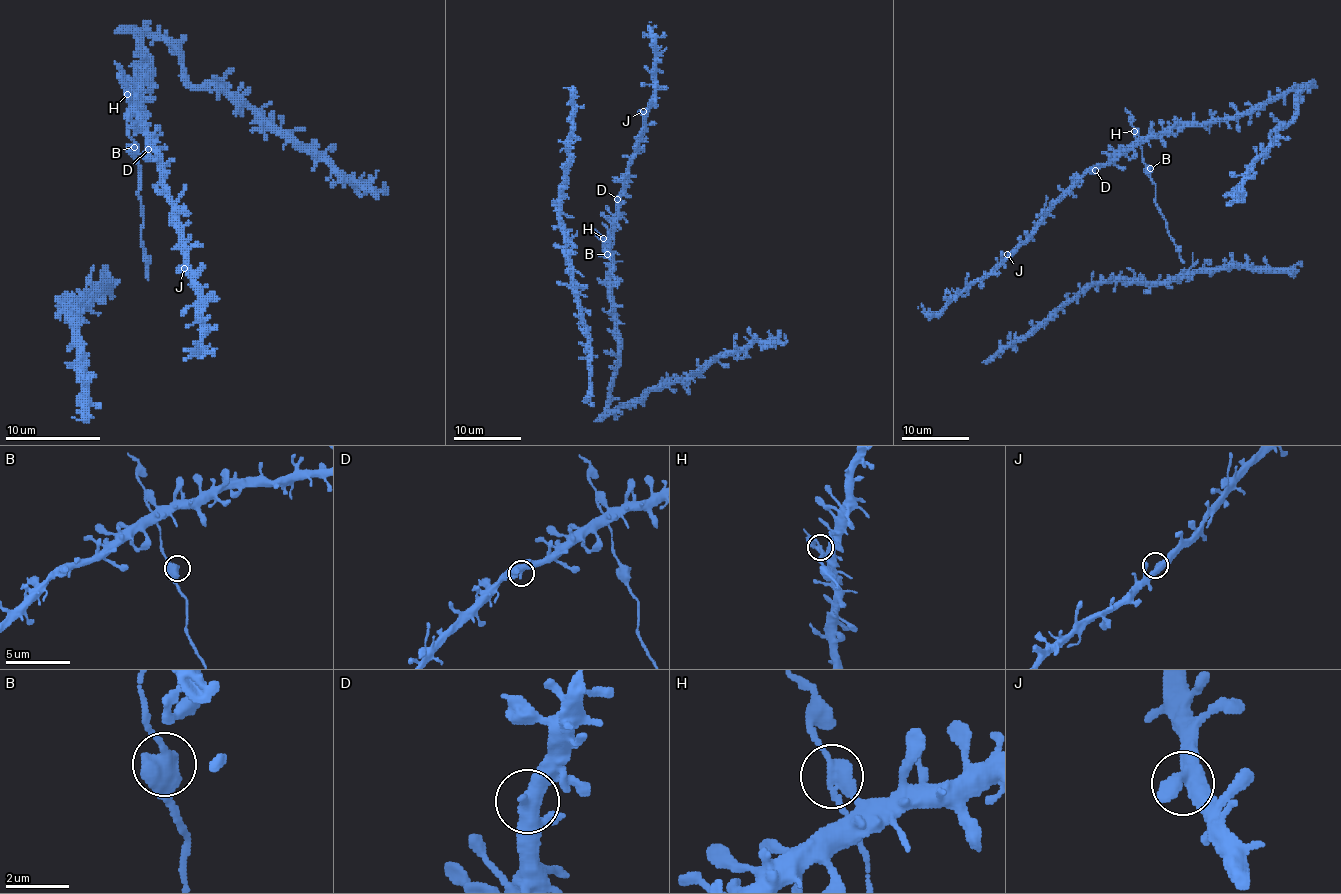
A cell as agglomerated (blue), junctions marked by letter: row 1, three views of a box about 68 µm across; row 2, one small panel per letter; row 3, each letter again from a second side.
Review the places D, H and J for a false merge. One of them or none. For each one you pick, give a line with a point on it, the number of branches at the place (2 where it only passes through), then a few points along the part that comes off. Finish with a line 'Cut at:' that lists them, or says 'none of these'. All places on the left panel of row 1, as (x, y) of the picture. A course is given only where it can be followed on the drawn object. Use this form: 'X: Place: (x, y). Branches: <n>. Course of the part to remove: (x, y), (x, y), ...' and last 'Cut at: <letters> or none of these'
Cut at: none of these

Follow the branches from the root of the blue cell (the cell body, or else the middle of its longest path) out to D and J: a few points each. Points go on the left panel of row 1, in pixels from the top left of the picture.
D: (136, 99), (136, 116), (148, 149)
J: (136, 99), (141, 132), (157, 156), (162, 192), (172, 206), (184, 268)

